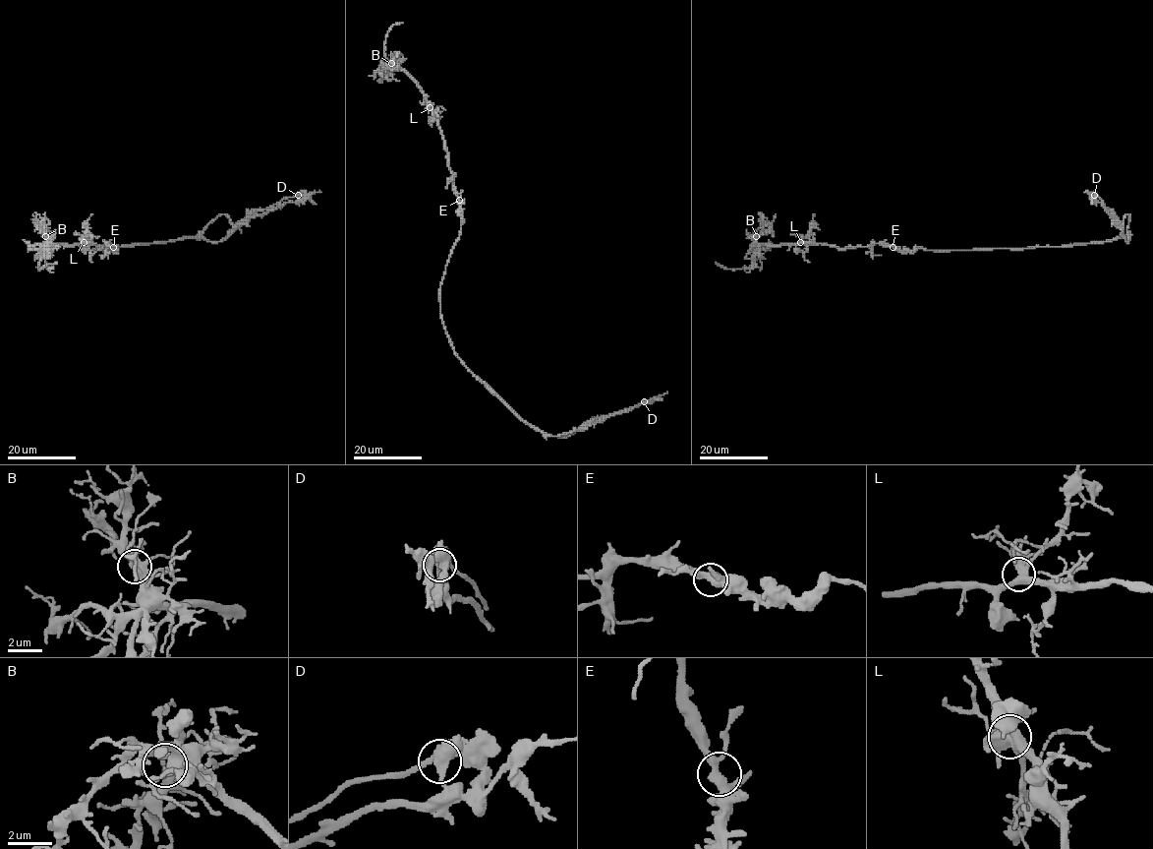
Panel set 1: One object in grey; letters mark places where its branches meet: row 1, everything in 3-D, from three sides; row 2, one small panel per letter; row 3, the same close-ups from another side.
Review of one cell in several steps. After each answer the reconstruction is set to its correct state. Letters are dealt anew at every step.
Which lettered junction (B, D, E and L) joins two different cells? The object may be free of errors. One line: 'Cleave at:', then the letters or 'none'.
Cleave at: D

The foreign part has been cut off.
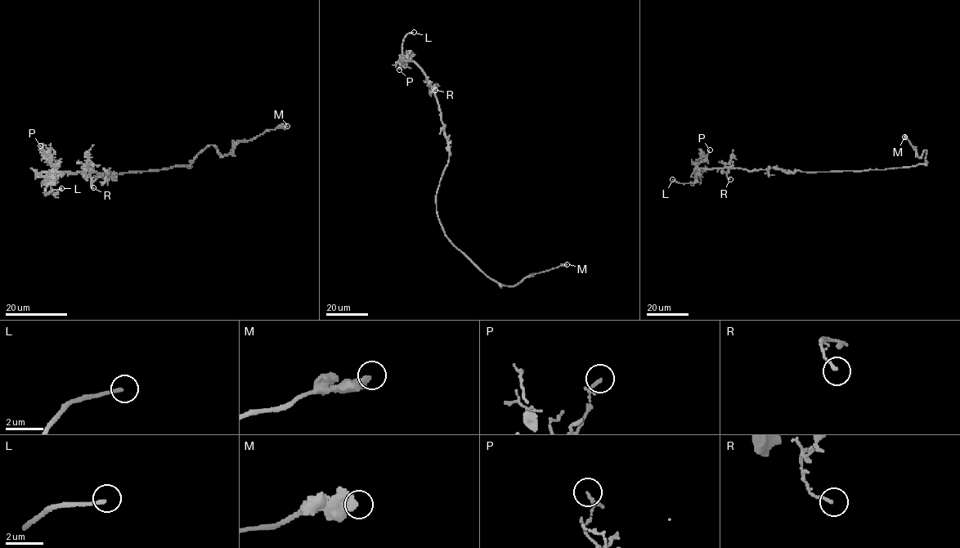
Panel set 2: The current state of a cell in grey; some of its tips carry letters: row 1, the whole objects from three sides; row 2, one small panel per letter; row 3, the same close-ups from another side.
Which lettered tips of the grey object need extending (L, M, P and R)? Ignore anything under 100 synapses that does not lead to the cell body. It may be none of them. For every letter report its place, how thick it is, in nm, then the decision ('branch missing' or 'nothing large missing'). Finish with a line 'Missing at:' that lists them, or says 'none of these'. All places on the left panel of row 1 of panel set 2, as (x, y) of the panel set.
L: place (61, 188); calibre 170 nm; branch missing
M: place (287, 126); calibre 480 nm; nothing large missing
P: place (40, 145); calibre 180 nm; nothing large missing
R: place (93, 187); calibre 150 nm; nothing large missing
Missing at: L

